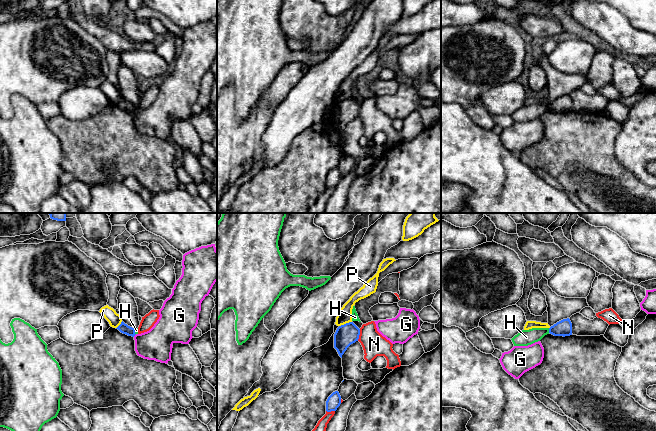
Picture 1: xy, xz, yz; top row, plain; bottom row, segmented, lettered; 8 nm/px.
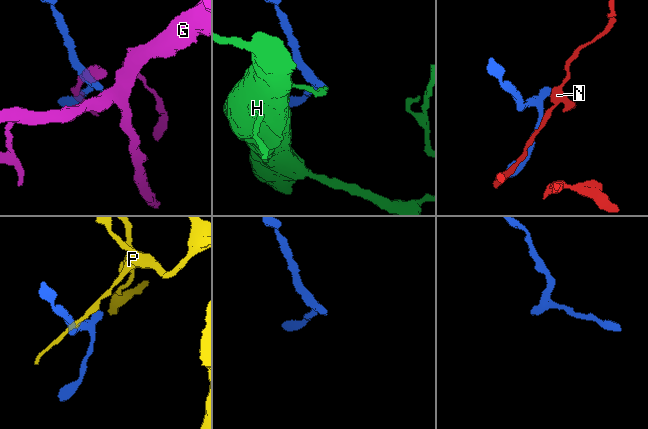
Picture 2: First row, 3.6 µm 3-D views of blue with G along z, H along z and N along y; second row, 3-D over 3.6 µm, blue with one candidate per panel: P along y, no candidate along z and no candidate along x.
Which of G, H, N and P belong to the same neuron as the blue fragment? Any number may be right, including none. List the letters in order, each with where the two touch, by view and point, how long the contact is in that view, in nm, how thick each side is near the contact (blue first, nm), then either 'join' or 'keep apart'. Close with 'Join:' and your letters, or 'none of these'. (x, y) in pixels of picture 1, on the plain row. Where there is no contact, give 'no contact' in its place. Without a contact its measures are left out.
G: xy (134, 111) | 40 nm | 80/260 nm | keep apart
H: yz (549, 106) | 40 nm | 130/130 nm | keep apart
N: xz (359, 110) | 100 nm | 170/190 nm | keep apart
P: xz (345, 100) | 110 nm | 170/120 nm | keep apart
Join: none of these

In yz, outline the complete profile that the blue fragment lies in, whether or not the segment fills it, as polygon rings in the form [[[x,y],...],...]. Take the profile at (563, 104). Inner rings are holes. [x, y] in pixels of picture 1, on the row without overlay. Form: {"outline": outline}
{"outline": [[[569,94],[563,95],[549,104],[549,109],[554,112],[572,111],[572,99]]]}

